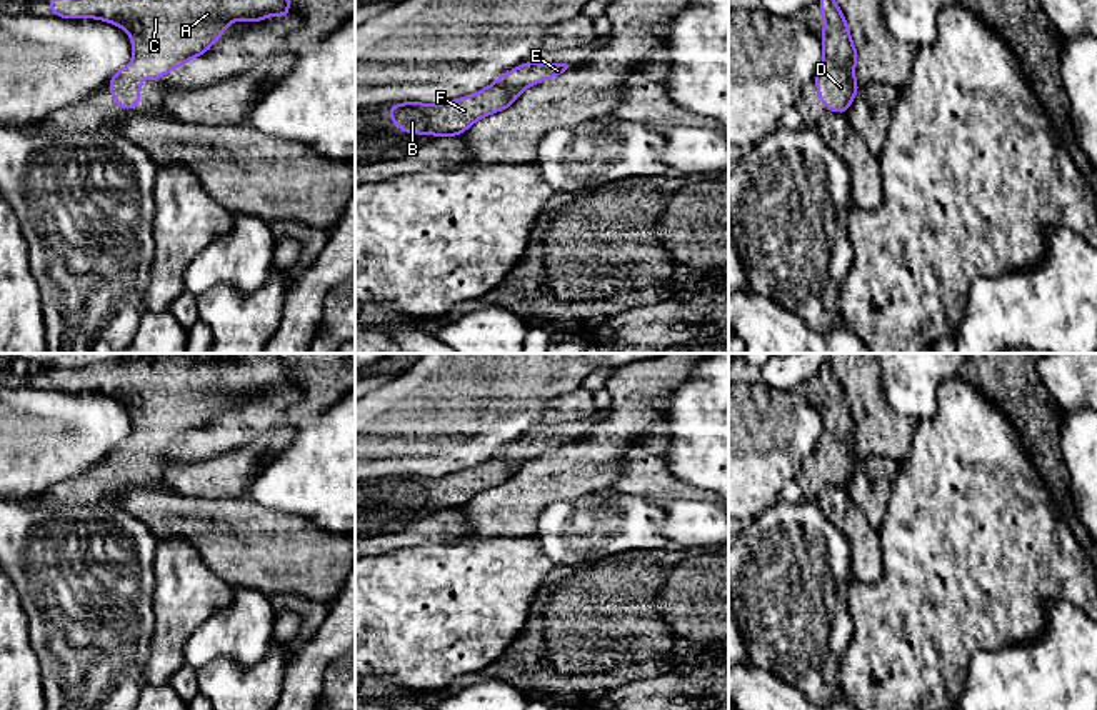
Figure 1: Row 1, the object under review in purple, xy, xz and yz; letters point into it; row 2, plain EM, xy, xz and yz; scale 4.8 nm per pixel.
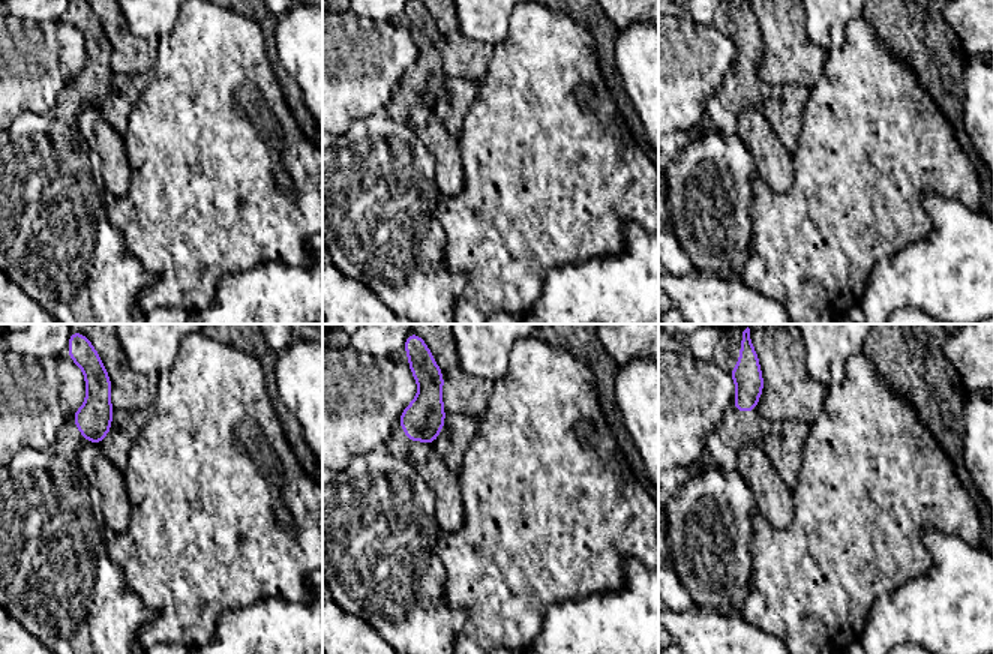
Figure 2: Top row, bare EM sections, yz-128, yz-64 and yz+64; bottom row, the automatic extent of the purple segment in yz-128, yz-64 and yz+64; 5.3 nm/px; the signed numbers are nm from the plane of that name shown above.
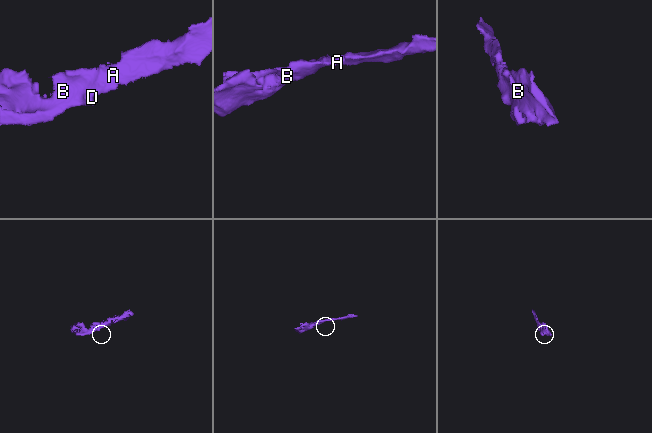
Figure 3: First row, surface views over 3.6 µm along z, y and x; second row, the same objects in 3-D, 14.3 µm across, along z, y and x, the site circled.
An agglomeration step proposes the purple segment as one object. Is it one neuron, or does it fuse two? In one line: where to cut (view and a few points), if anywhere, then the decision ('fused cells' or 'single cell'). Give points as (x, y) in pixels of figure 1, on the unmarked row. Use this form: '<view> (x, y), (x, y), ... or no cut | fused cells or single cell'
no cut | single cell

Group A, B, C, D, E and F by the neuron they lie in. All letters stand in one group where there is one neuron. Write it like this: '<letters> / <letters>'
A B C D E F

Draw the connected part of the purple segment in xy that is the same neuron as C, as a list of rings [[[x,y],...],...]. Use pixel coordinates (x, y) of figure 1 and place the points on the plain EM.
[[[160,353],[158,358],[143,358],[133,363],[97,362],[83,368],[48,370],[48,382],[62,392],[98,392],[122,400],[132,412],[133,435],[127,437],[108,453],[110,468],[120,483],[138,482],[140,453],[163,452],[172,442],[187,438],[193,430],[203,428],[227,403],[230,395],[242,392],[265,395],[273,385],[282,392],[288,385],[290,370],[283,360],[270,357],[232,353]]]

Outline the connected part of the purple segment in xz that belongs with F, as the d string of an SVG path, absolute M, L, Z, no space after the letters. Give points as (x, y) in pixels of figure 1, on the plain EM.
M523 435L473 468L440 478L390 477L388 488L392 497L405 507L448 512L467 505L477 493L508 482L525 462L560 450L569 440L567 437Z

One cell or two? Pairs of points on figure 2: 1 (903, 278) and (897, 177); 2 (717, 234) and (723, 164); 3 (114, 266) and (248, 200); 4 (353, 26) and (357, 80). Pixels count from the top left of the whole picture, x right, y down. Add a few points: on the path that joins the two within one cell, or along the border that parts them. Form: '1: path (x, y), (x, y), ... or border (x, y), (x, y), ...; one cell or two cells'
1: border (930, 230), (896, 254), (882, 257), (872, 270); two cells
2: path (725, 216), (728, 213), (728, 182); one cell
3: border (114, 227), (125, 249), (155, 276), (150, 287); two cells
4: path (366, 39), (368, 66); one cell

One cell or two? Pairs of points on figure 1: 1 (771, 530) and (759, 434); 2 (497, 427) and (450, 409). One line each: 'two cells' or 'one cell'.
1: two cells
2: one cell

